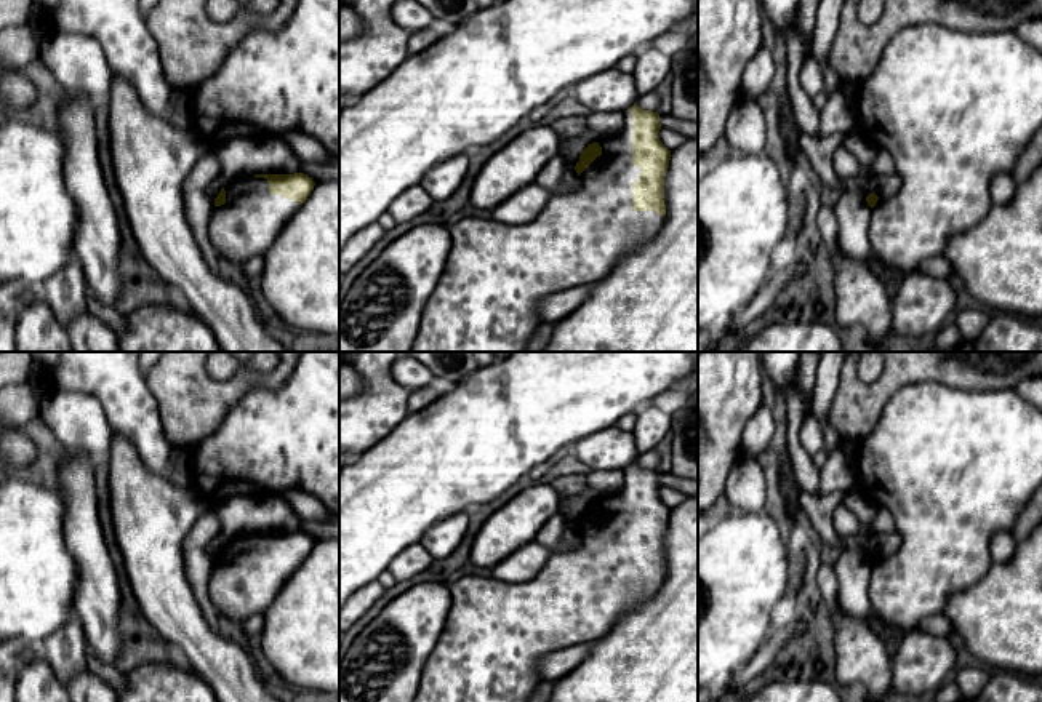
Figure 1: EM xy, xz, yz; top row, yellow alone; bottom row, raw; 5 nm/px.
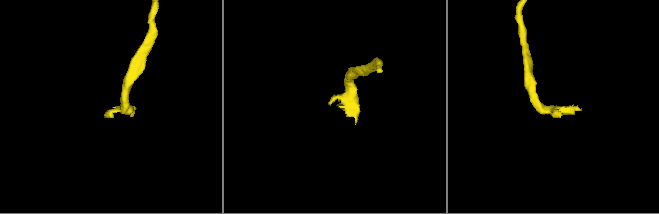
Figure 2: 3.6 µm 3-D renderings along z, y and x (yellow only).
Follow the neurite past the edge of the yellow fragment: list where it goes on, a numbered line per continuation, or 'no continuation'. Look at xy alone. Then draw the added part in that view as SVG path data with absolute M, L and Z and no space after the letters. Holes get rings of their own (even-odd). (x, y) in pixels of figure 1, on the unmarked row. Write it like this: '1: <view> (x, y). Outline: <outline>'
1: xy (250, 579). Outline: M237 536L224 544L226 561L213 566L210 600L218 612L242 624L264 612L299 568L296 558L269 550L264 536Z

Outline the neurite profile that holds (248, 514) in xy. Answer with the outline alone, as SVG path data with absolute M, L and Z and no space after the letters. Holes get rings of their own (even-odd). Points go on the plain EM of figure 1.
M274 493L227 497L211 509L219 518L219 536L226 542L254 532L301 531L303 520L282 496Z

